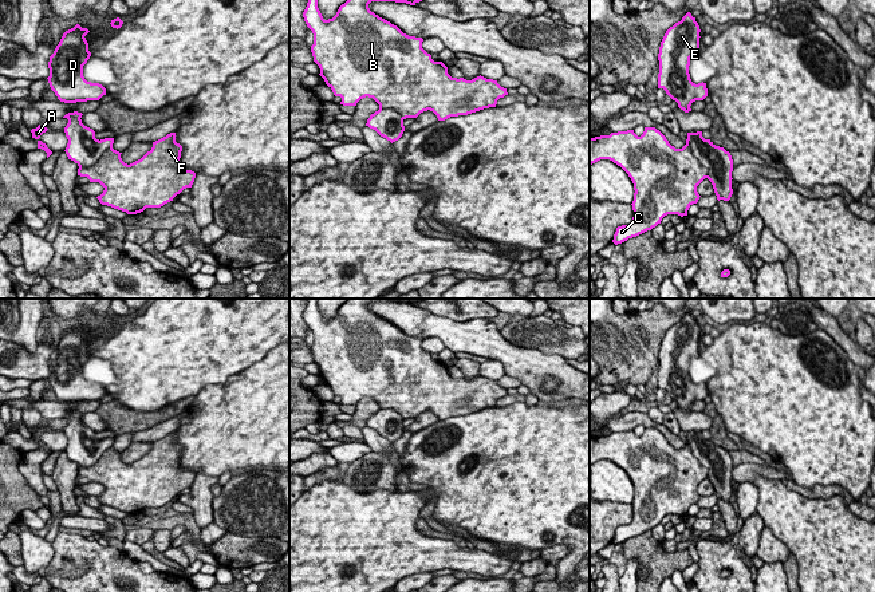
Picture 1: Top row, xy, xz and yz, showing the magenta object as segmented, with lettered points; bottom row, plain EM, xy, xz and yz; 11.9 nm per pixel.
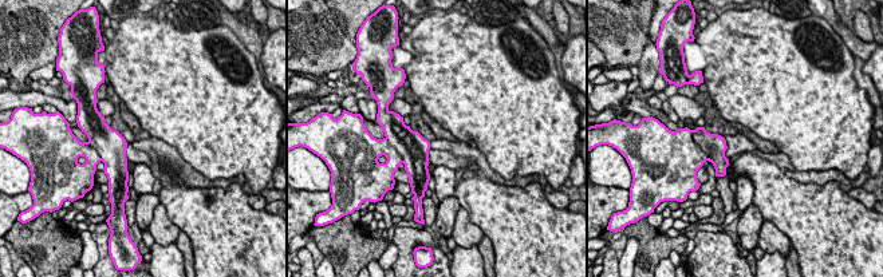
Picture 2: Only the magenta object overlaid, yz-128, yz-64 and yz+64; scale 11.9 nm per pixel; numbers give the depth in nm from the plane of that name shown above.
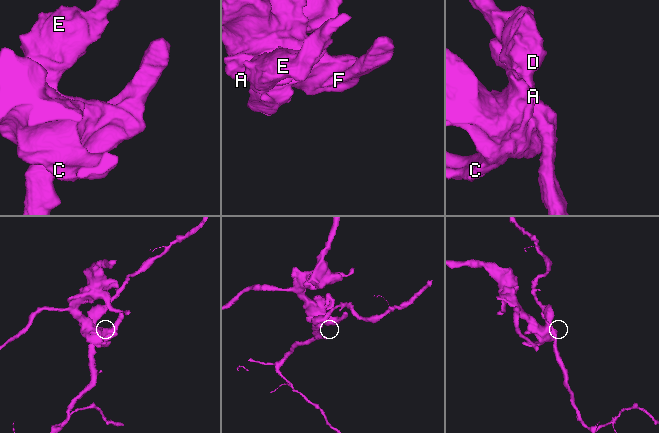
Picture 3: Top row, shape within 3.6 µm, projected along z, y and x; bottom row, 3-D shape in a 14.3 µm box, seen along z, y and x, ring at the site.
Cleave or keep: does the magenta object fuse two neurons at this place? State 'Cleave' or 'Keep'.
Cleave

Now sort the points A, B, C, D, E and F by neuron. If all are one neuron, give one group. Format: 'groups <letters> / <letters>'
groups A B C F / D E

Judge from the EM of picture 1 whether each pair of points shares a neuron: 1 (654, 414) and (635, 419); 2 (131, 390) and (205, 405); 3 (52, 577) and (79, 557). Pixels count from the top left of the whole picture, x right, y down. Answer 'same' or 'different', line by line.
1: different
2: different
3: same

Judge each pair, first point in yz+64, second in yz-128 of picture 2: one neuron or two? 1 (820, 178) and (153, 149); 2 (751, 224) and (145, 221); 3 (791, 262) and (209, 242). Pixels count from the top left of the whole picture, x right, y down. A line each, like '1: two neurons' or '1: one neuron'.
1: one neuron
2: one neuron
3: two neurons

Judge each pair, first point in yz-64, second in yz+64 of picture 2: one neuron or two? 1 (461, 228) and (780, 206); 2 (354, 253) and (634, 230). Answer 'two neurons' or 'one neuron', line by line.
1: two neurons
2: one neuron

